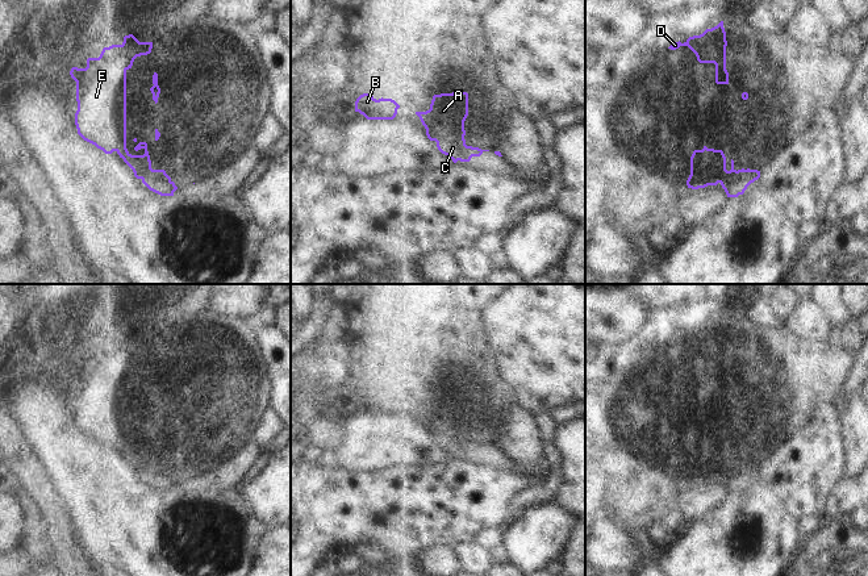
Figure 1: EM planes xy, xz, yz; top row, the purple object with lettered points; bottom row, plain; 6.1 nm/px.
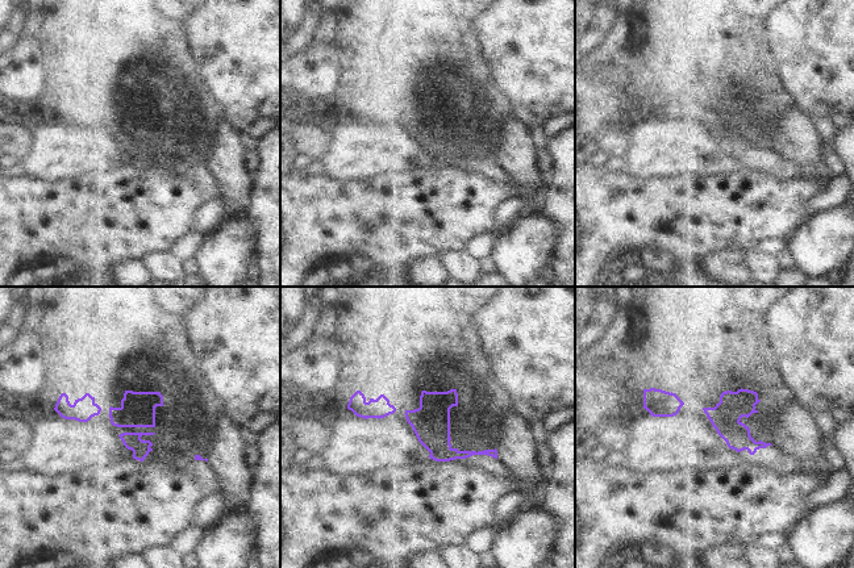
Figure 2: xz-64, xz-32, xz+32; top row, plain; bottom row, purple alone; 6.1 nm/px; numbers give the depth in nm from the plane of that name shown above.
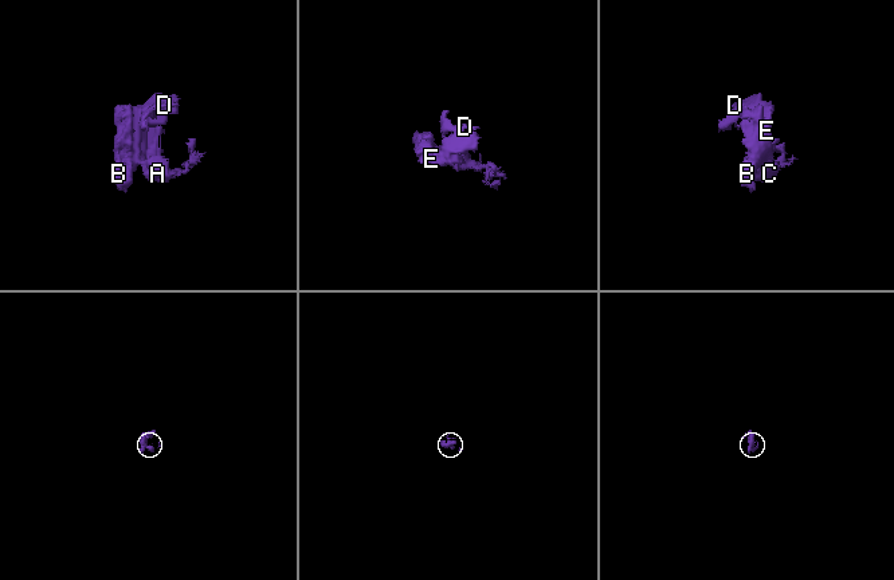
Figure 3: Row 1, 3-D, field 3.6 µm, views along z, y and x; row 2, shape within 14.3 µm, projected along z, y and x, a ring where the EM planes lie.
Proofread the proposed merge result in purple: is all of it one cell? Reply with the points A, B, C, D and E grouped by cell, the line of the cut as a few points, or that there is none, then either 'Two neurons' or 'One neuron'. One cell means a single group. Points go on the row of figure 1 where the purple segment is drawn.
Groups: A B D E / C. Split along xz (434, 133), (457, 130), (463, 137). Two neurons

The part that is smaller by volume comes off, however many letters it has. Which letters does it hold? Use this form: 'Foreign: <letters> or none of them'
Foreign: C

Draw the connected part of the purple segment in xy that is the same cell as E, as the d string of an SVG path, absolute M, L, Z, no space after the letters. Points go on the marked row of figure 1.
M133 34L125 36L121 45L104 47L99 58L88 58L85 68L72 67L71 78L76 82L78 110L75 125L78 134L105 154L116 151L133 170L137 179L154 174L157 179L171 179L164 170L153 170L147 143L139 142L134 150L145 150L143 155L132 155L126 149L126 71L137 57L151 53L153 42L139 42Z

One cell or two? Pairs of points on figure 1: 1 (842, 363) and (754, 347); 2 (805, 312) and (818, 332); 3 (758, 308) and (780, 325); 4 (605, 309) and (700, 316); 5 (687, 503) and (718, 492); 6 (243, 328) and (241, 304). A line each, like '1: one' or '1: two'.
1: one
2: one
3: one
4: two
5: one
6: two

